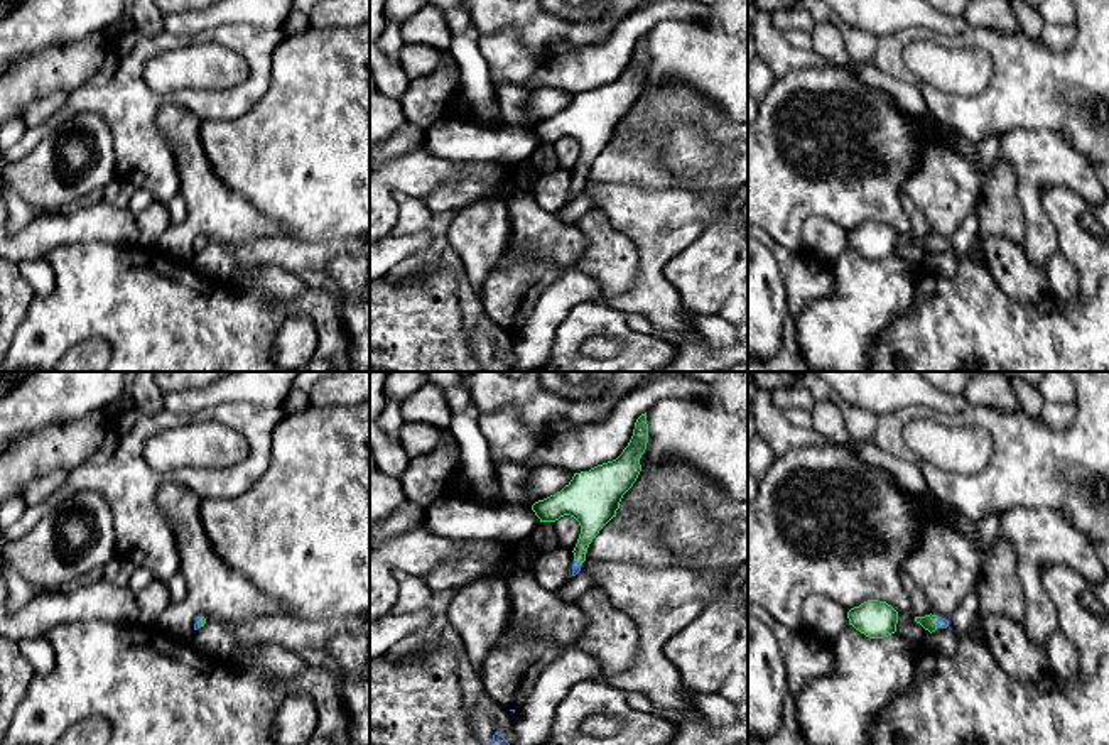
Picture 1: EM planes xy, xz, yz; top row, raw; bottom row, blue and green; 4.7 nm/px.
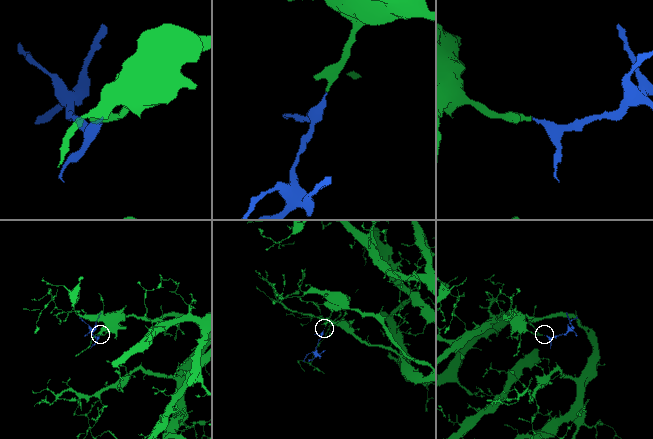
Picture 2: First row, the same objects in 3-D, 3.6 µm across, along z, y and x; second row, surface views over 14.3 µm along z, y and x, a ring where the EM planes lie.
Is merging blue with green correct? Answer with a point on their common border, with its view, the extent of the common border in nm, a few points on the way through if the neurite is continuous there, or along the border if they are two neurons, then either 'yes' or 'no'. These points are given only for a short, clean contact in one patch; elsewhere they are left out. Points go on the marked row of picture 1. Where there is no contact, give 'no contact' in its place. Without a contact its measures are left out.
yz (937, 622) | 60 nm | across yz (942, 624), (937, 622), (929, 622) | yes

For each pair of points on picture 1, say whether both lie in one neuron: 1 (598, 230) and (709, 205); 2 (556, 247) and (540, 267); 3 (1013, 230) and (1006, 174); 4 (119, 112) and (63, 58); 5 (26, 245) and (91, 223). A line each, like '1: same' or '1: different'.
1: different
2: different
3: same
4: different
5: same

